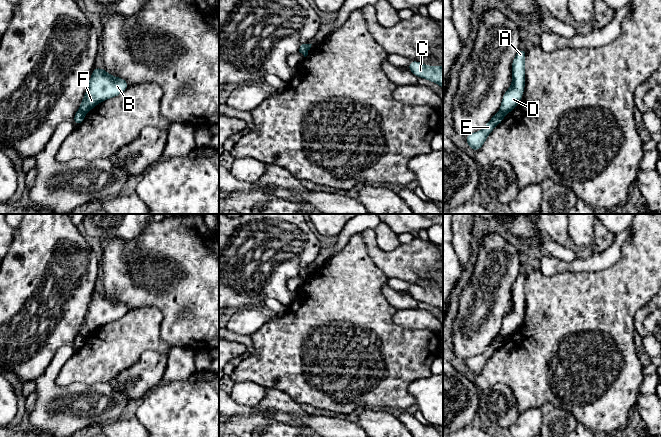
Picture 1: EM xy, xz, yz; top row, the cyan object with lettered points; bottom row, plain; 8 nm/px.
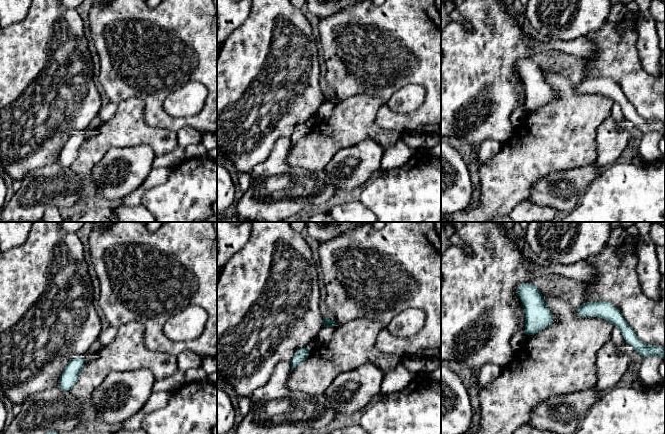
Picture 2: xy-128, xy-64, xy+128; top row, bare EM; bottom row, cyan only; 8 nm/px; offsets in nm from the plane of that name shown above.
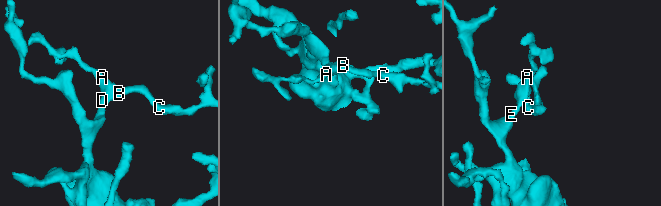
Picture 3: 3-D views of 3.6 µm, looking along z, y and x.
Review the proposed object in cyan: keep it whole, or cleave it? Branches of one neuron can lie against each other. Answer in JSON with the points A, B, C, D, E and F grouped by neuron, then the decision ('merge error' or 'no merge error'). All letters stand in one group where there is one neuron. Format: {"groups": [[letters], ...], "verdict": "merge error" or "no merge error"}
{"groups": [["A", "B", "C", "D", "F"], ["E"]], "verdict": "merge error"}

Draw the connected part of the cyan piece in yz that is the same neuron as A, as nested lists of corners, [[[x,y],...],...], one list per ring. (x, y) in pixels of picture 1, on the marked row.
[[[521,48],[512,62],[512,85],[504,93],[500,111],[504,114],[510,113],[521,101],[525,88],[525,65],[524,59],[527,50]]]

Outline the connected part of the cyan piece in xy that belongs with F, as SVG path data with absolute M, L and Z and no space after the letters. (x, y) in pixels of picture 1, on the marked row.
M93 68L79 111L87 113L100 102L116 97L129 87L126 80L111 76L105 69Z

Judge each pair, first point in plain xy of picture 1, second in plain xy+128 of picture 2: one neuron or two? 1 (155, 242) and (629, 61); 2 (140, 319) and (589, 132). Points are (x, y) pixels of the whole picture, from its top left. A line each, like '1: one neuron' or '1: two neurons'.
1: one neuron
2: one neuron

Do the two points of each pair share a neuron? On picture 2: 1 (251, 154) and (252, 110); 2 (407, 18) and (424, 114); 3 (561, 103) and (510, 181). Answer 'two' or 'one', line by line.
1: one
2: one
3: one

